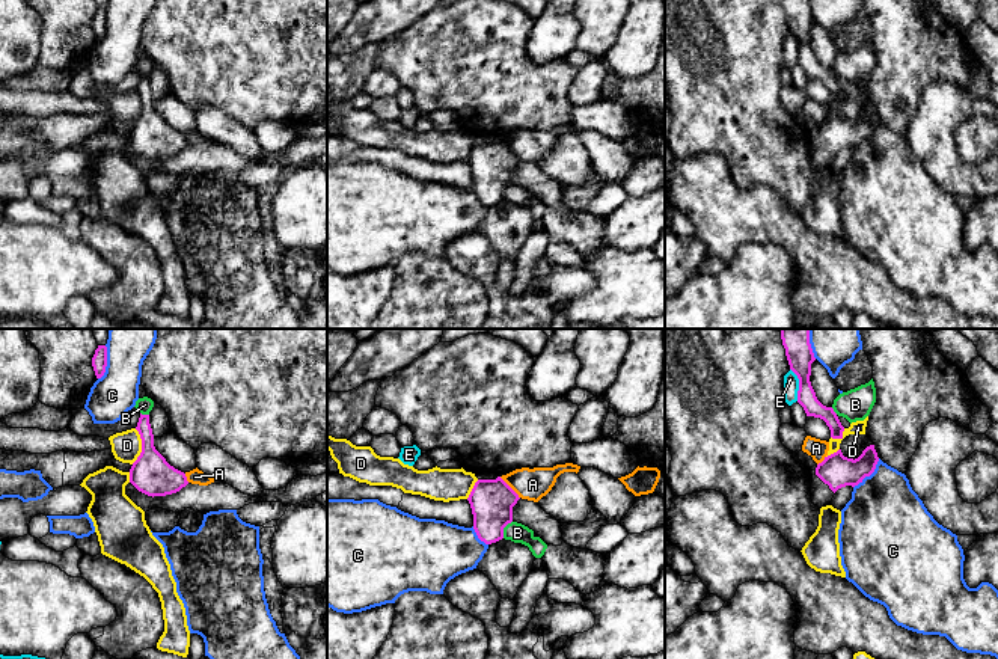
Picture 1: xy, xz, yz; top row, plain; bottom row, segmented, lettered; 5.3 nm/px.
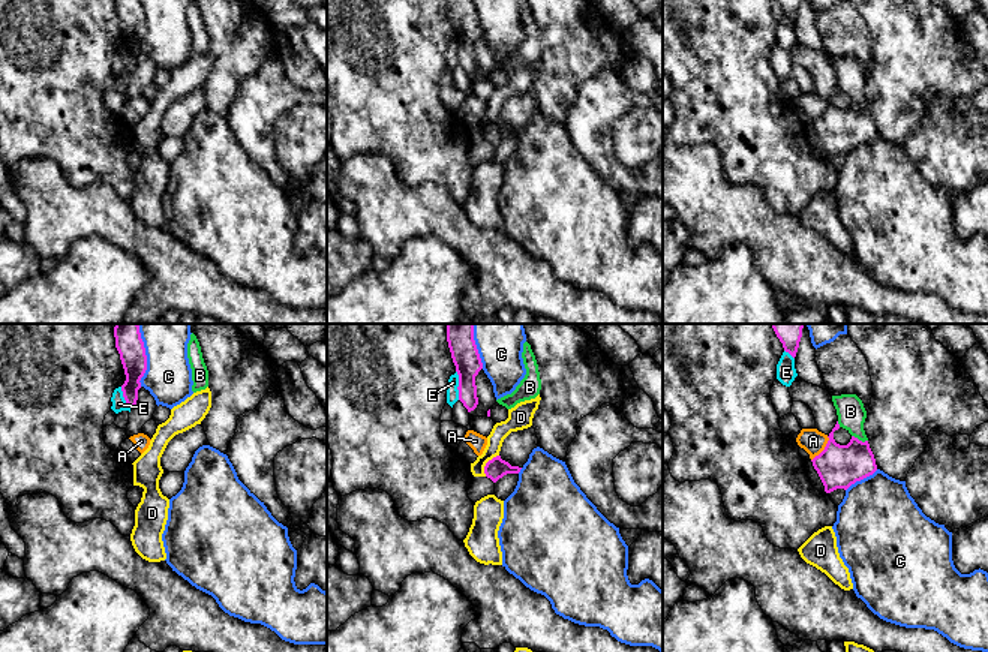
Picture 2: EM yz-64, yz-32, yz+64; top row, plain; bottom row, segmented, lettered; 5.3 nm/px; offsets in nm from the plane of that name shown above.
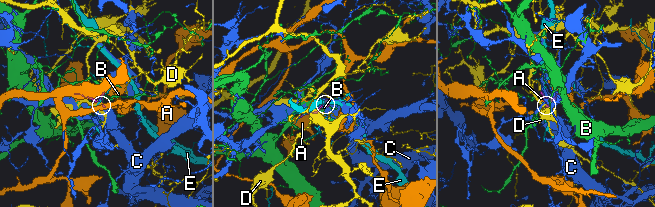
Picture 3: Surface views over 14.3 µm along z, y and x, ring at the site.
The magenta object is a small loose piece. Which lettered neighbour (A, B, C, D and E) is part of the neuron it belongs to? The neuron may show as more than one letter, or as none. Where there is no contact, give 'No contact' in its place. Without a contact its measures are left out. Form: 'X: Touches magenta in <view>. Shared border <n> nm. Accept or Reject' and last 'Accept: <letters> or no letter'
A: Touches magenta in xz. Shared border 160 nm. Reject
B: Touches magenta in xz. Shared border 110 nm. Reject
C: Touches magenta in xy. Shared border 190 nm. Reject
D: Touches magenta in xy. Shared border 190 nm. Accept
E: Touches magenta in yz. Shared border 180 nm. Reject
Accept: D

